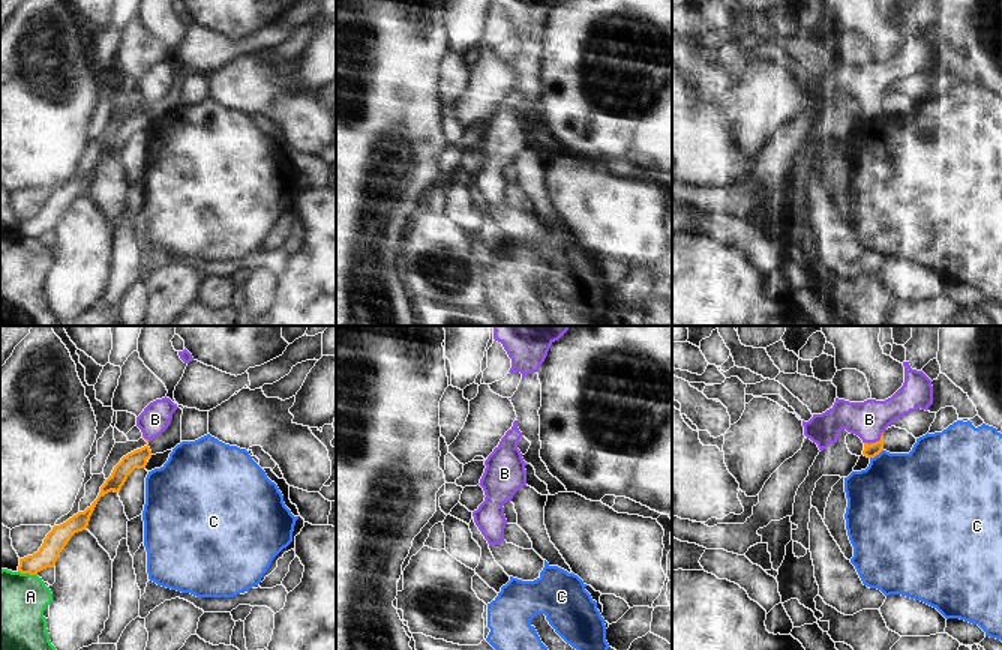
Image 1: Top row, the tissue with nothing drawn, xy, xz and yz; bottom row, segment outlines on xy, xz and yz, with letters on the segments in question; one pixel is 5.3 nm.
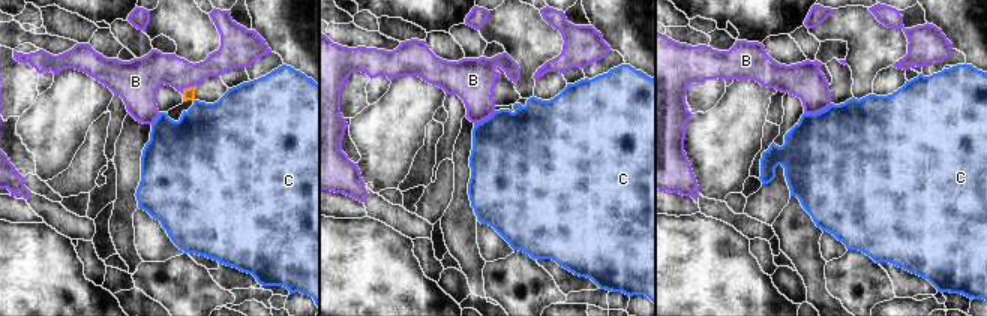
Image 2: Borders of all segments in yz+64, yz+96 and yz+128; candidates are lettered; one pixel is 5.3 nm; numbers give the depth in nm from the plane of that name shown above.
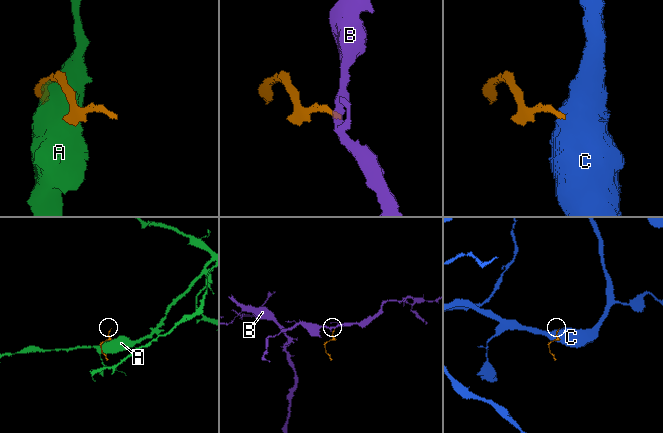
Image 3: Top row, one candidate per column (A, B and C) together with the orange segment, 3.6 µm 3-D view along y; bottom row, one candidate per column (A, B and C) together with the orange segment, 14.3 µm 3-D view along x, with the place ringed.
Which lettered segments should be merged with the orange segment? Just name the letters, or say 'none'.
B

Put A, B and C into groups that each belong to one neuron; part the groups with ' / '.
A / B / C

